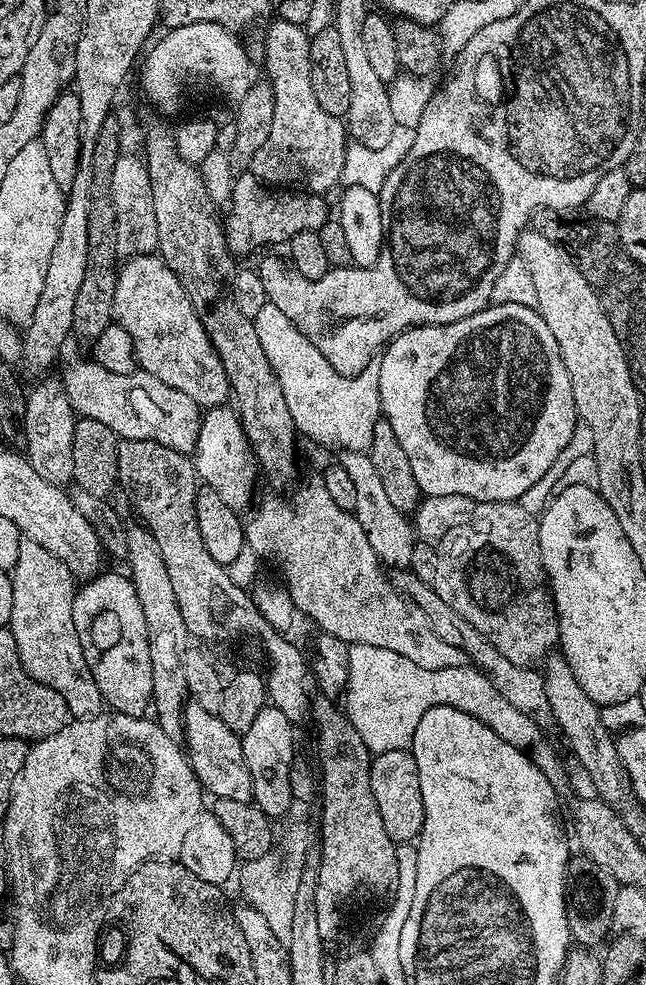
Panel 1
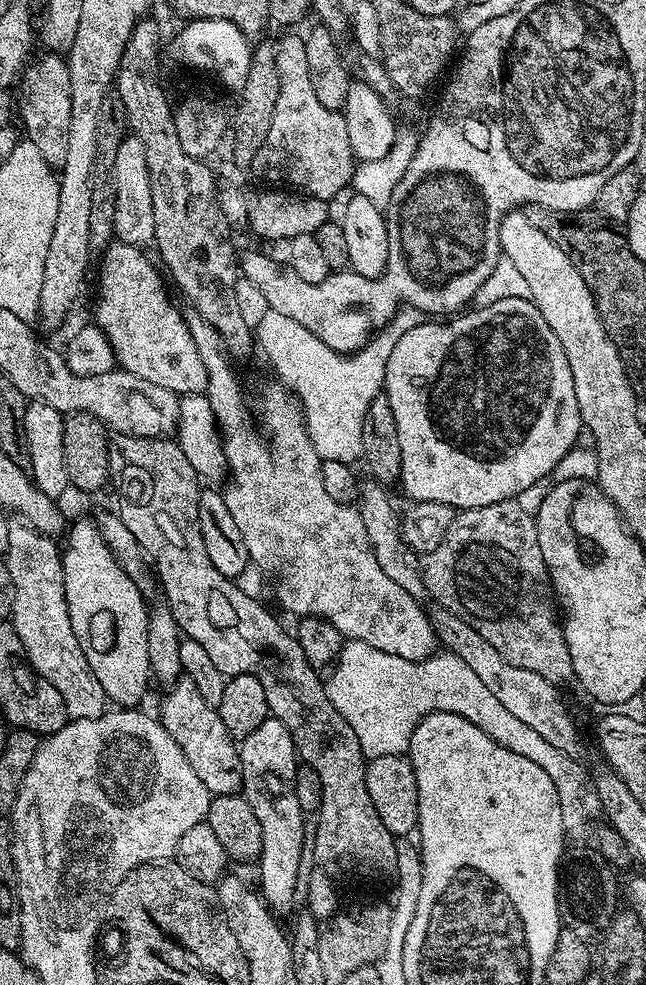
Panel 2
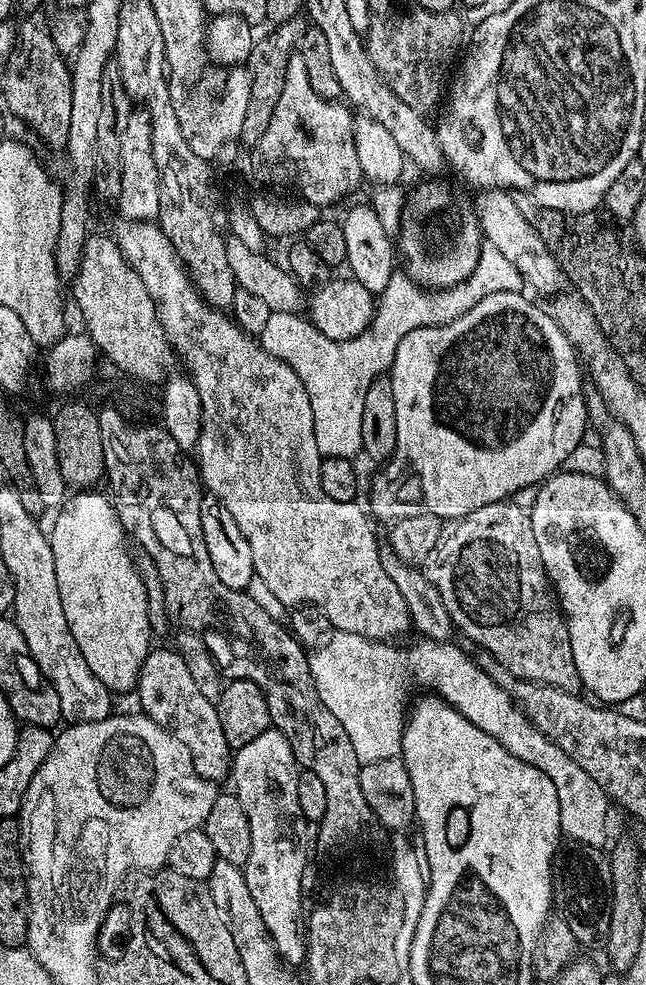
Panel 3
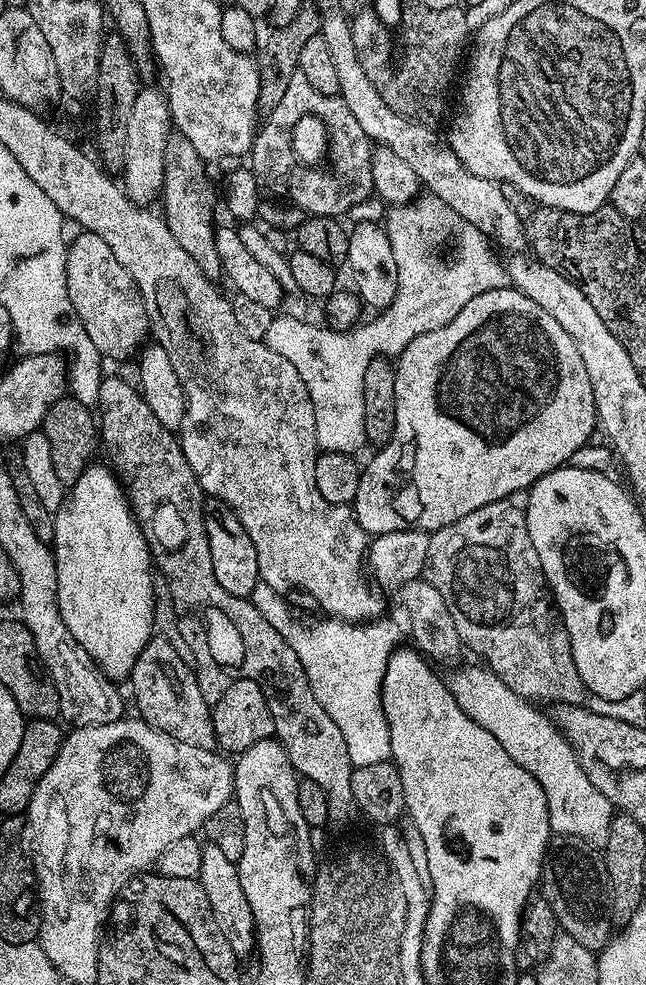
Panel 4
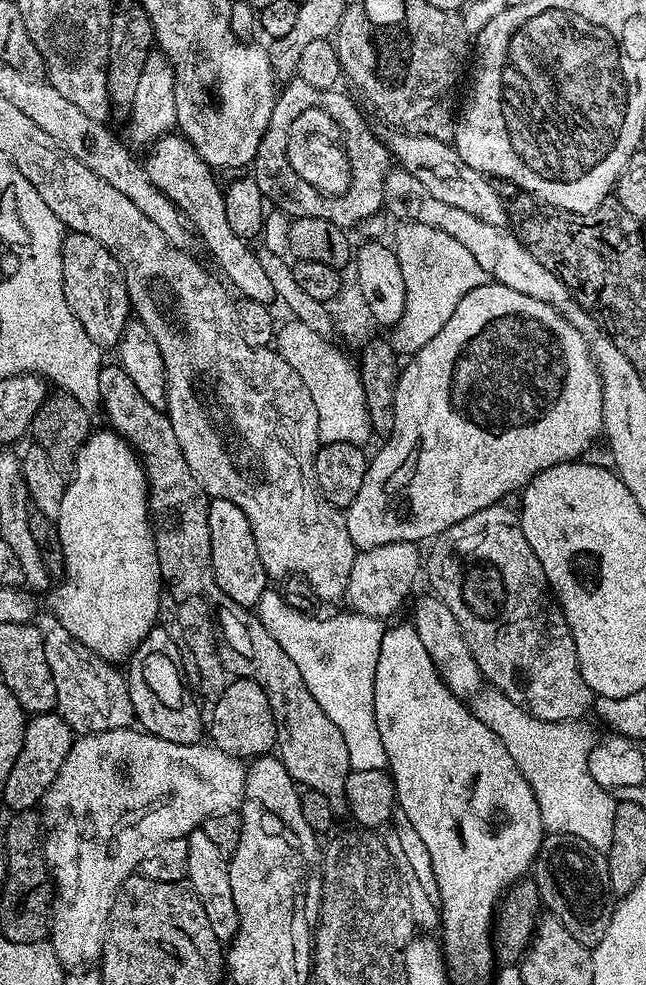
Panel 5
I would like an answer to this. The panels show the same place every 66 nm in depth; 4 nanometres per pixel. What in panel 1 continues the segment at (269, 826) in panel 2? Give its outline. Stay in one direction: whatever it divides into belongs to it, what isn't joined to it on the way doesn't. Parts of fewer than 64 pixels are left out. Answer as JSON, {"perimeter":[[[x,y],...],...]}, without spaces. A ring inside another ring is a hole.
{"perimeter":[[[266,706],[258,710],[258,718],[250,725],[250,730],[242,734],[240,745],[246,766],[250,770],[252,783],[252,800],[257,808],[261,808],[270,818],[284,816],[294,808],[292,791],[290,790],[290,766],[297,759],[296,736],[294,725],[282,710]]]}

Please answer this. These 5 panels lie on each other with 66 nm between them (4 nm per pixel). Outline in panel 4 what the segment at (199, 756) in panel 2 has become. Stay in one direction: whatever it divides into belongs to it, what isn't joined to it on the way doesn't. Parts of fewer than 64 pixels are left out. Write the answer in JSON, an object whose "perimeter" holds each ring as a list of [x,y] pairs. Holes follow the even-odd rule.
{"perimeter":[[[153,635],[147,646],[138,654],[130,677],[132,696],[136,699],[139,719],[162,734],[170,734],[175,740],[186,742],[195,748],[212,750],[217,747],[212,709],[198,690],[196,673],[192,666],[178,658],[177,651],[162,636]]]}

